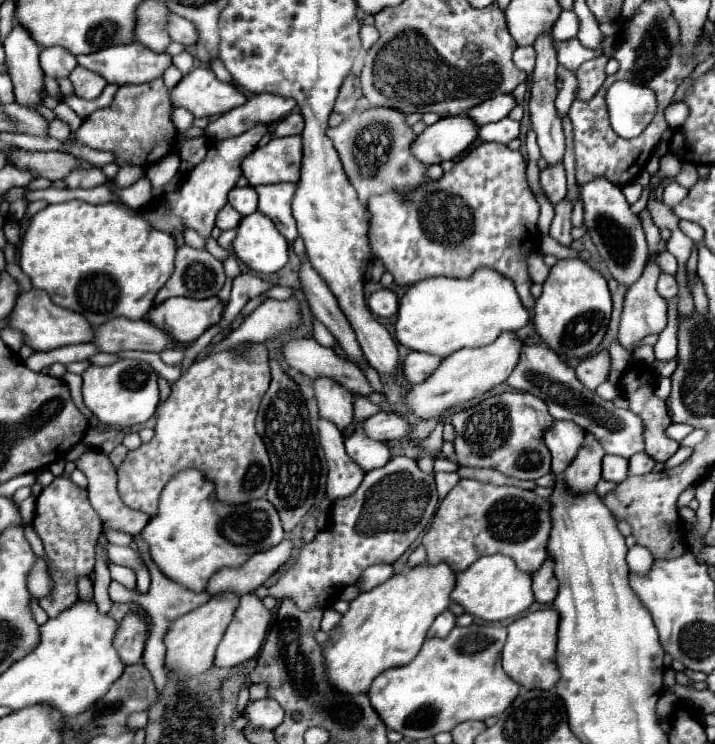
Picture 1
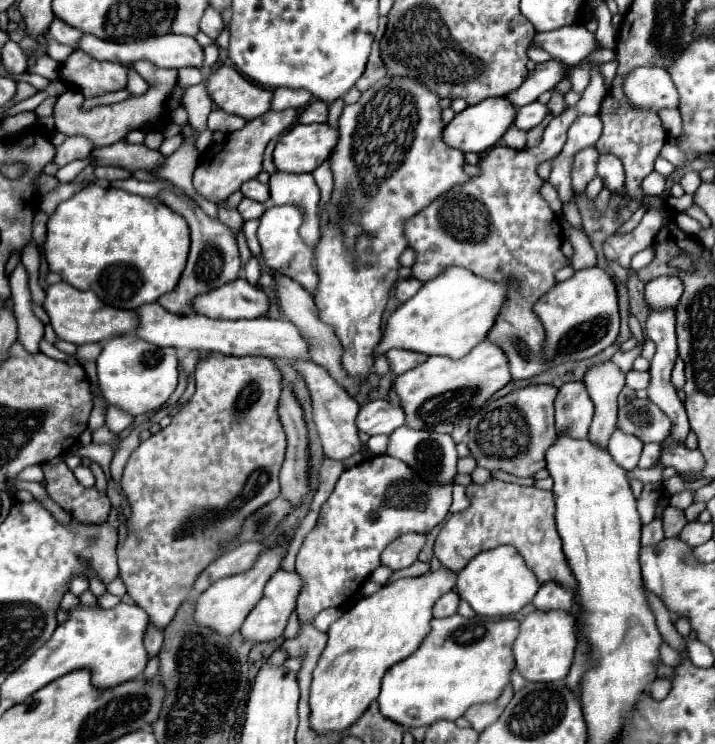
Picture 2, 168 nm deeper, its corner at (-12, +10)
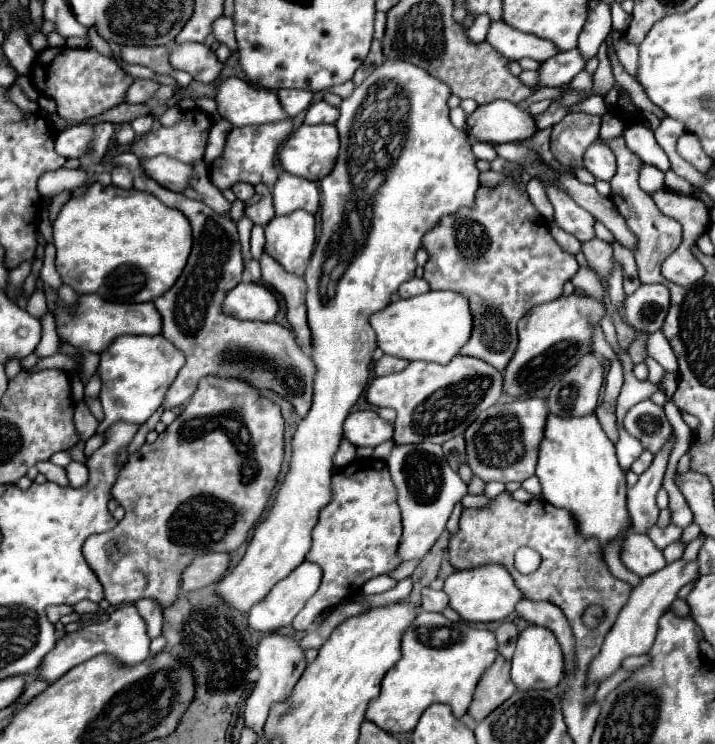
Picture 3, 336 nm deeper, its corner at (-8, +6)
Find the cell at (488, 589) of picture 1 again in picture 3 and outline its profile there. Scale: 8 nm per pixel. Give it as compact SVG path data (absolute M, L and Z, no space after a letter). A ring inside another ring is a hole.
M488 564L472 570L456 570L444 580L444 592L450 598L450 608L456 610L464 622L504 620L522 600L522 592L516 588L512 576L506 572L504 566L498 564Z

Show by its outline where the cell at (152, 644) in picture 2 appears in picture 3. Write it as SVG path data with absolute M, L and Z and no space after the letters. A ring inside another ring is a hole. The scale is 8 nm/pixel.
M138 600L136 608L148 624L150 638L160 636L160 632L162 632L162 606L156 604L156 600Z

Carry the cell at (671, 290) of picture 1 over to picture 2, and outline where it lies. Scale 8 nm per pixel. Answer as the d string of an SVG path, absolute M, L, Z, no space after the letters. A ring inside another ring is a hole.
M660 276L646 284L646 304L654 308L674 308L682 296L684 284L678 276Z

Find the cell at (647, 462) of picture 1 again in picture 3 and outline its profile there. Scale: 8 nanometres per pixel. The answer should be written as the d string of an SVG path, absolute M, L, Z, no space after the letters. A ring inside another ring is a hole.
M644 450L642 452L642 456L632 464L632 472L636 472L636 474L642 474L650 464L652 464L652 460L654 460L654 454L652 452L648 452L648 450Z

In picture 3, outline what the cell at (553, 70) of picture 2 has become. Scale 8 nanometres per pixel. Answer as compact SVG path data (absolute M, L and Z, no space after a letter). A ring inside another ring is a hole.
M568 50L568 52L560 52L552 58L548 58L546 62L542 62L540 66L540 84L542 86L552 86L552 88L560 88L564 84L570 84L570 80L584 70L586 66L586 58L582 58L580 50Z

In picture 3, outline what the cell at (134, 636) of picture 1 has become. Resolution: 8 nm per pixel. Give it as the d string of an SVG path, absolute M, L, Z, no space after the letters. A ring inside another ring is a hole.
M206 376L200 380L194 396L190 398L190 402L186 404L184 412L166 428L166 432L158 434L158 440L154 444L144 444L136 454L132 454L126 462L126 466L122 468L114 488L112 488L112 496L118 500L118 504L126 510L126 516L116 524L116 528L112 528L110 532L98 534L98 536L90 536L84 542L84 558L88 562L88 566L94 570L94 574L98 576L100 584L104 586L104 598L118 606L118 604L128 604L128 602L136 602L140 598L152 598L158 600L162 606L170 606L178 592L180 592L180 572L200 554L204 552L234 552L246 538L248 532L254 528L254 524L260 520L272 488L278 482L278 474L280 474L280 466L282 466L282 458L284 458L284 418L280 414L278 404L274 404L272 400L260 396L260 392L256 388L252 388L250 384L236 380L236 378L218 378L218 376Z

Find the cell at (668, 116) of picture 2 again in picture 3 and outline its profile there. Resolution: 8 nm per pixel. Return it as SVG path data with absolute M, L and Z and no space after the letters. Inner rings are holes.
M614 52L610 54L610 62L612 62L612 70L614 70L616 82L630 94L632 102L634 102L640 110L648 110L648 112L654 112L658 118L664 118L664 112L662 112L656 104L652 104L652 102L648 100L648 96L646 96L646 92L642 90L642 86L640 86L632 76L628 76L628 74L624 72L624 68L622 68L622 64L618 64Z

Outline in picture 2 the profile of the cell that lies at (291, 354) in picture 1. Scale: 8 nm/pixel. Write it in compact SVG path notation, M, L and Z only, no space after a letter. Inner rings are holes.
M158 302L142 304L138 310L138 328L134 336L156 346L172 346L176 350L200 350L200 352L222 352L230 356L268 356L286 360L310 360L308 344L300 330L290 320L254 318L254 320L210 320L206 316L184 316L172 314Z

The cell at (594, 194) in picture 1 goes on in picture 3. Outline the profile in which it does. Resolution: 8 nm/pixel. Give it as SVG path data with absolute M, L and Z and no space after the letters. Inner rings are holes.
M596 140L584 152L584 168L588 168L598 180L610 182L616 174L616 156L606 142Z

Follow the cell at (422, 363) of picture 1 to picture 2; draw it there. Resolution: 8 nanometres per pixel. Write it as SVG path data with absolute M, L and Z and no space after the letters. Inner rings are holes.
M388 350L388 360L390 360L390 370L396 374L404 374L412 368L416 368L418 364L422 364L424 360L428 360L426 354L420 352L412 352L412 350Z

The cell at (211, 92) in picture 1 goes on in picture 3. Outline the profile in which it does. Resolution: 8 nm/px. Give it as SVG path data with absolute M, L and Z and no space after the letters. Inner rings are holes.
M224 78L216 92L218 114L232 126L258 126L280 122L286 116L272 90L252 86L240 78Z

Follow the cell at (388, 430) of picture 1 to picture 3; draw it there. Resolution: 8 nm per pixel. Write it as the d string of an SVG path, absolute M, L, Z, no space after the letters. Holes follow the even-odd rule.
M374 410L352 412L344 422L344 438L356 448L376 448L392 438L392 426L386 424Z

